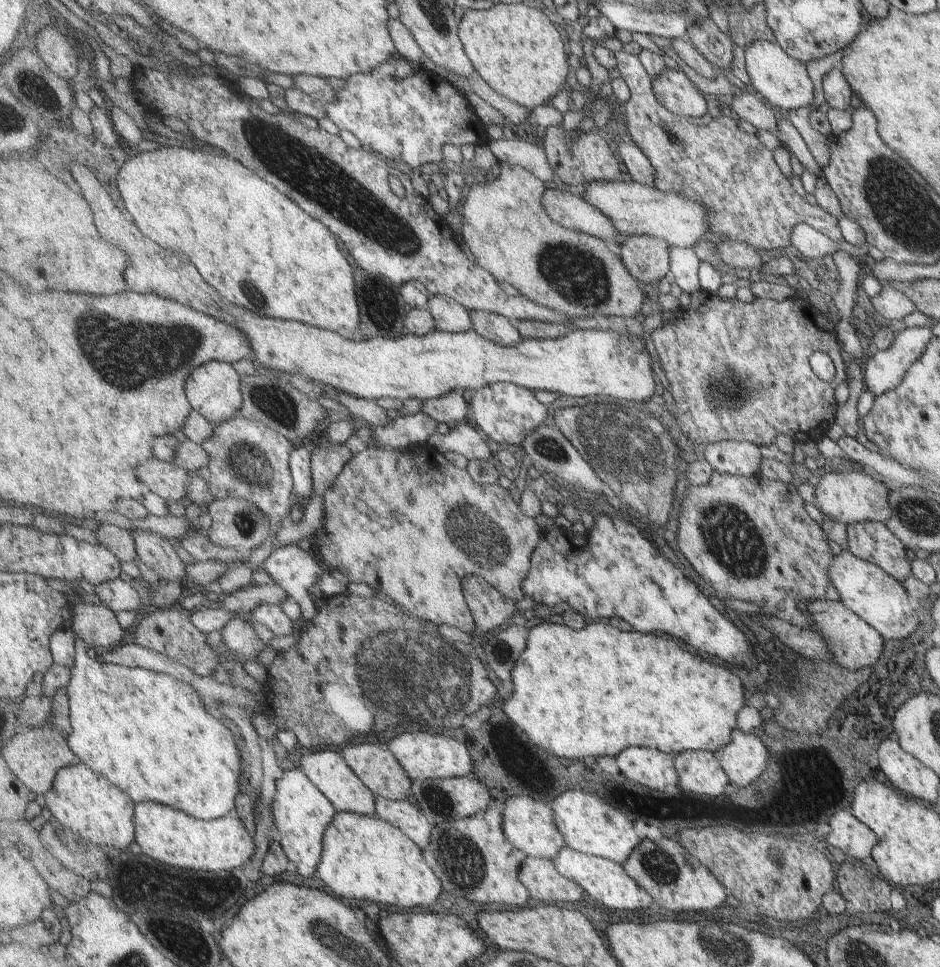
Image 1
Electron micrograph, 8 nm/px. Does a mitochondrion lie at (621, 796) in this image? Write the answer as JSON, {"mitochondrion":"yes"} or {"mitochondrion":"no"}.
{"mitochondrion":"no"}

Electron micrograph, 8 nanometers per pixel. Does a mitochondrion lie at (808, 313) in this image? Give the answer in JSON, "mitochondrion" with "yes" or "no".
{"mitochondrion":"no"}

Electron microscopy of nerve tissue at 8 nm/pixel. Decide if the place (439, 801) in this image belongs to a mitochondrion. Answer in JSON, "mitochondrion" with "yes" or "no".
{"mitochondrion":"yes"}

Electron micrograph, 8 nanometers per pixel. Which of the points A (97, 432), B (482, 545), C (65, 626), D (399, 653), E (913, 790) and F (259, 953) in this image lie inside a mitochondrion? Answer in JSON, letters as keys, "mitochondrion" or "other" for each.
{"A":"other","B":"mitochondrion","C":"other","D":"mitochondrion","E":"other","F":"other"}

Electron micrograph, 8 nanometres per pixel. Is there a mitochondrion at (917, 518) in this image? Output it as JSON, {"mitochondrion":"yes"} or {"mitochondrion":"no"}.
{"mitochondrion":"yes"}

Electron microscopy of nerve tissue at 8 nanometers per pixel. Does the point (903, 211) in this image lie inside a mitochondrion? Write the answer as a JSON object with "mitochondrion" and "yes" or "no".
{"mitochondrion":"yes"}

